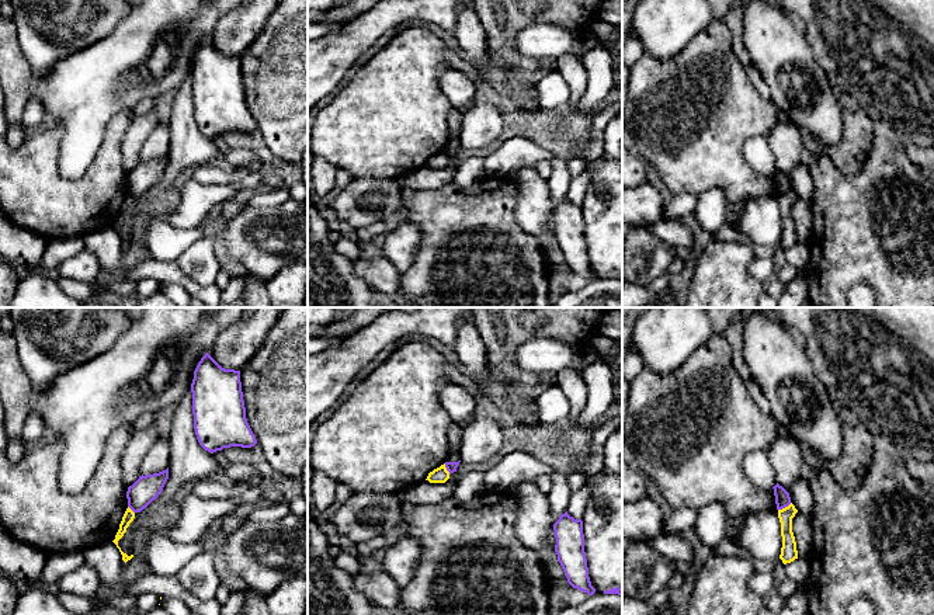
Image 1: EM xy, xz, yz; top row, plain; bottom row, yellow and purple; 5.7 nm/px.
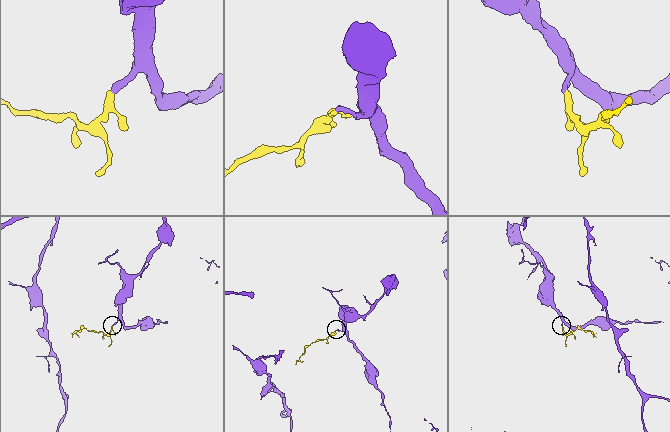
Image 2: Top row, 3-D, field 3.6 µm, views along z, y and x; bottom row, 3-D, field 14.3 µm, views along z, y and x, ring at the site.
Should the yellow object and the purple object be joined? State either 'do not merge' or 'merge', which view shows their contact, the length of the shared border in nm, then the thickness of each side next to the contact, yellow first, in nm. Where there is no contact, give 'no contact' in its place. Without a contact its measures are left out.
do not merge | yz | 90 nm | 90/90 nm

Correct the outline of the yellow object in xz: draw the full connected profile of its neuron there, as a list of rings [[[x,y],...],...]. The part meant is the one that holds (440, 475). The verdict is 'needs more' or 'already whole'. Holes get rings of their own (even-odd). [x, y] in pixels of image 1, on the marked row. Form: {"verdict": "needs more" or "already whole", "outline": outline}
{"verdict": "already whole", "outline": [[[445,463],[428,473],[427,479],[430,483],[445,483],[449,479],[449,472]]]}

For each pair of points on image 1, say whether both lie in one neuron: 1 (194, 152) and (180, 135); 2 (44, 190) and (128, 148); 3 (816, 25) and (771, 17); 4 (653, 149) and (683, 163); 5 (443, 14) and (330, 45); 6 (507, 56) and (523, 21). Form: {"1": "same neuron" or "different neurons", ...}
{"1": "same neuron", "2": "different neurons", "3": "different neurons", "4": "same neuron", "5": "same neuron", "6": "same neuron"}

